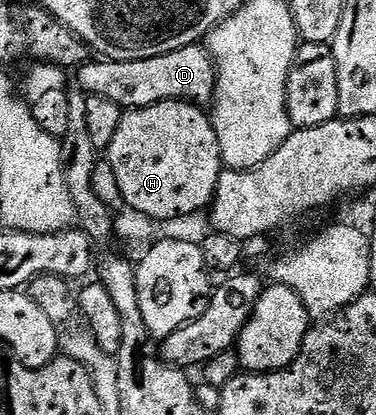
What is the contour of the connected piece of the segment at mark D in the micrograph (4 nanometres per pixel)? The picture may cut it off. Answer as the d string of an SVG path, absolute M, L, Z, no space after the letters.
M197 44L188 45L185 49L170 51L166 55L158 55L154 59L138 59L137 61L109 61L96 59L93 65L84 63L75 70L79 92L88 97L100 97L110 104L119 105L121 110L141 109L157 105L163 101L190 101L194 105L207 106L216 92L216 75L214 65L206 56L205 50Z

